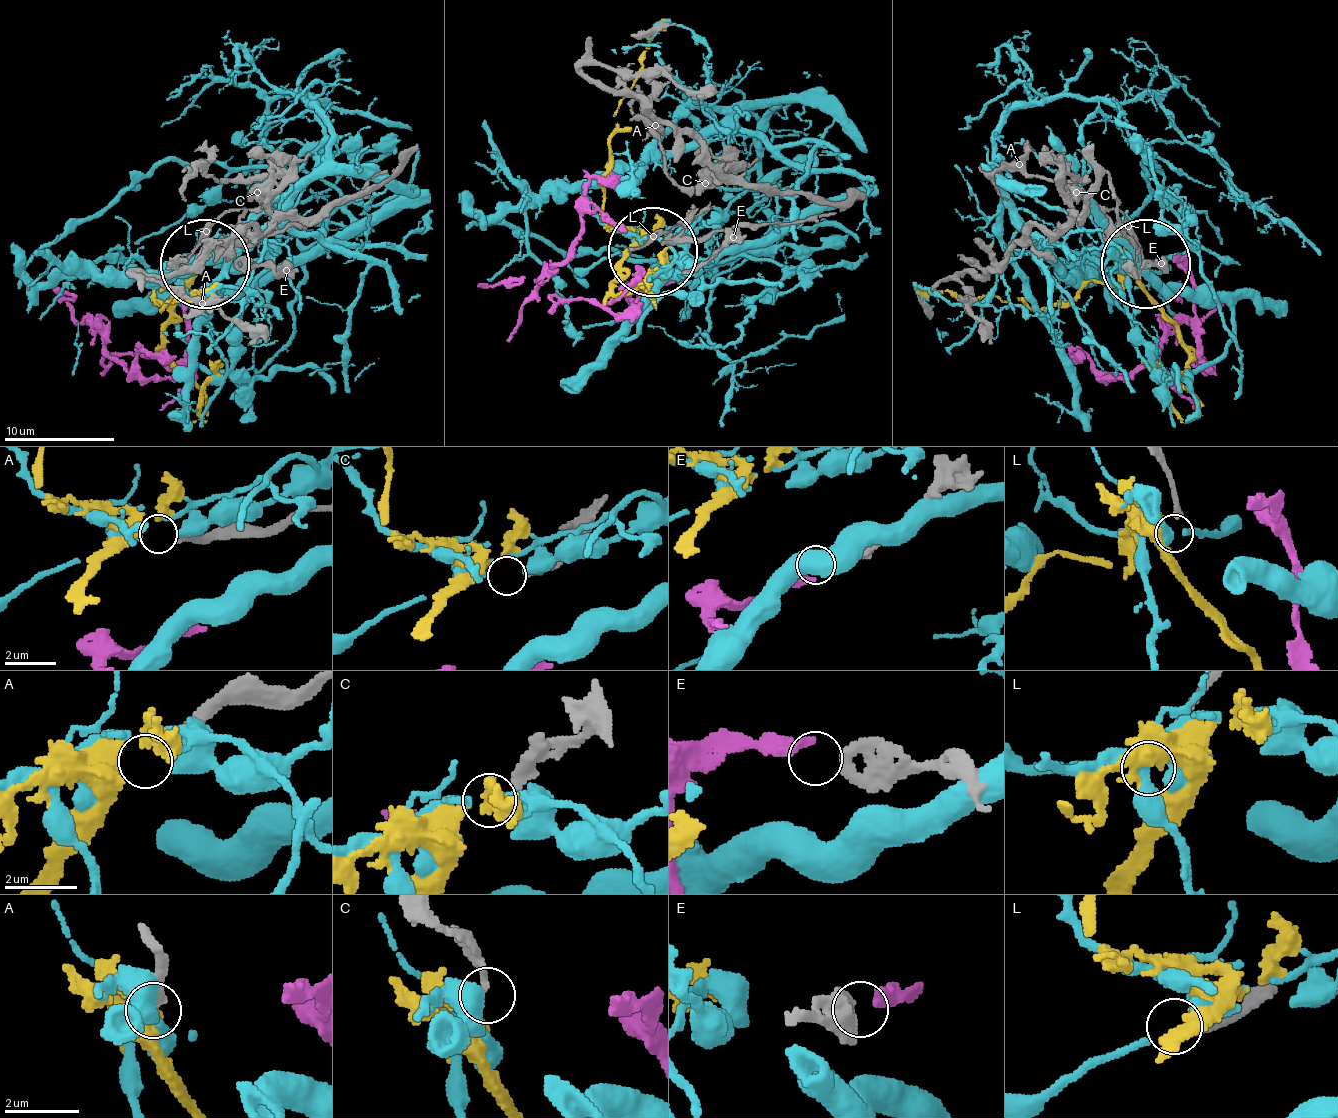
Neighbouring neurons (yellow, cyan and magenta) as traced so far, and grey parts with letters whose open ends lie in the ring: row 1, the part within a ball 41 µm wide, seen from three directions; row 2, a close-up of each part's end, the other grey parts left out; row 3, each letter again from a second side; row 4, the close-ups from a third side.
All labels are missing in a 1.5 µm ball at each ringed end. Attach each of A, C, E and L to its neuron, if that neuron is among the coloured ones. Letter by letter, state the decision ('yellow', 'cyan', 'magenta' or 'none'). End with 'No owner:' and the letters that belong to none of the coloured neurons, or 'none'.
A: none
C: yellow
E: magenta
L: none
No owner: A, L

